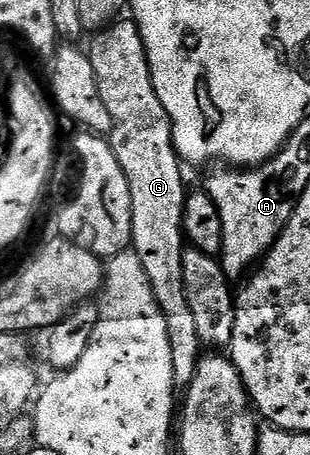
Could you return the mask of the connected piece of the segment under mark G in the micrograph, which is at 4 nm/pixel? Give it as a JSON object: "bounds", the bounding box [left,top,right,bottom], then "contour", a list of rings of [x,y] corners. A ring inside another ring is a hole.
{"bounds":[89,21,201,389],"contour":[[[133,21],[119,22],[112,22],[92,38],[96,39],[91,43],[89,56],[101,100],[112,118],[109,142],[121,173],[125,173],[125,181],[129,181],[129,197],[133,201],[131,247],[141,257],[149,285],[153,285],[153,297],[157,297],[157,305],[165,317],[165,329],[169,329],[175,386],[185,389],[193,381],[201,358],[197,324],[189,310],[189,297],[185,297],[185,276],[181,270],[185,246],[183,206],[189,191],[183,188],[184,168],[175,151],[171,118],[165,113],[165,105],[161,105],[161,97],[157,97],[157,89],[153,89],[139,27]]]}

